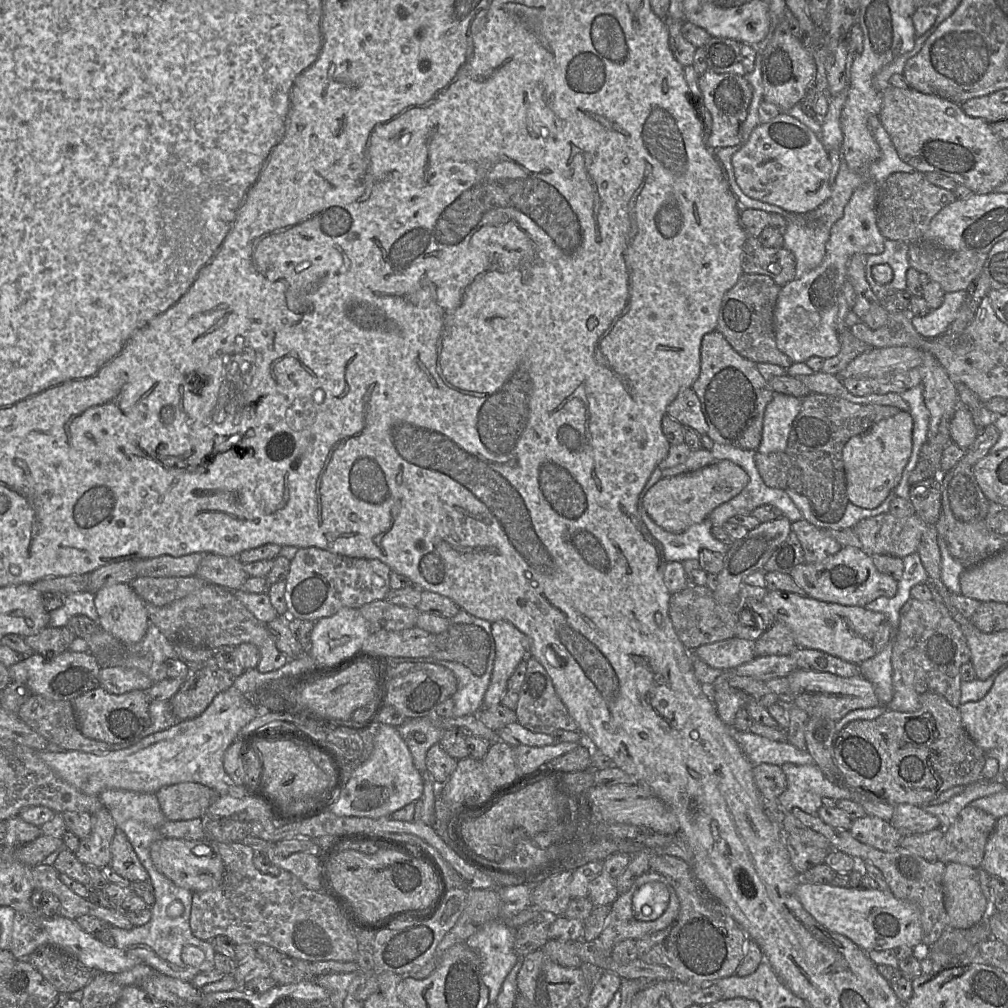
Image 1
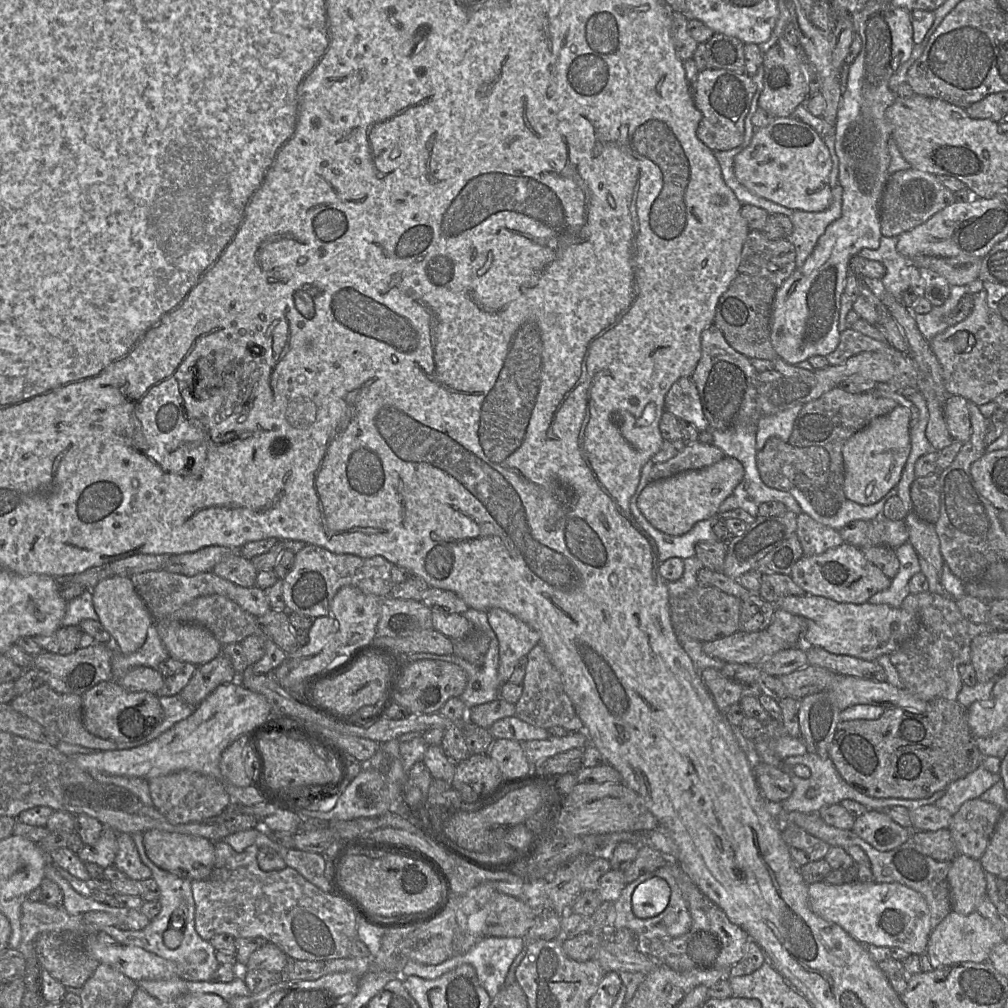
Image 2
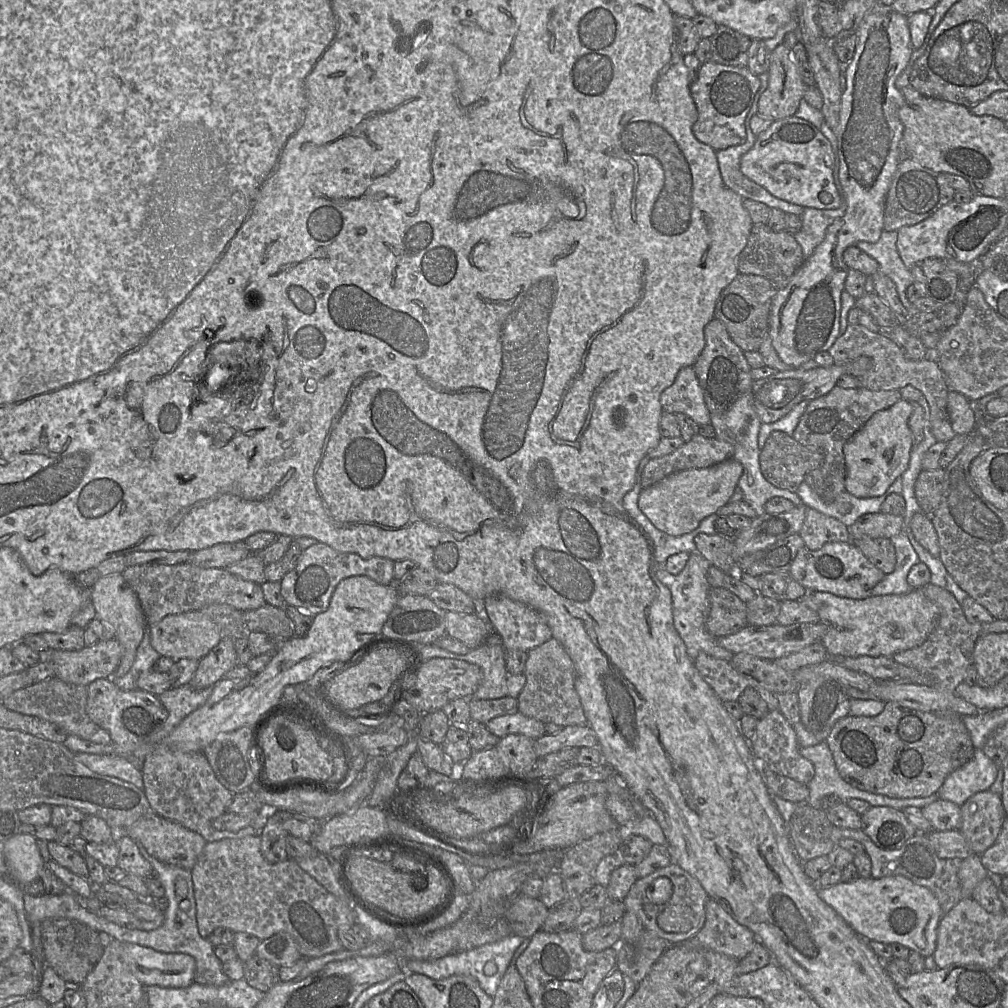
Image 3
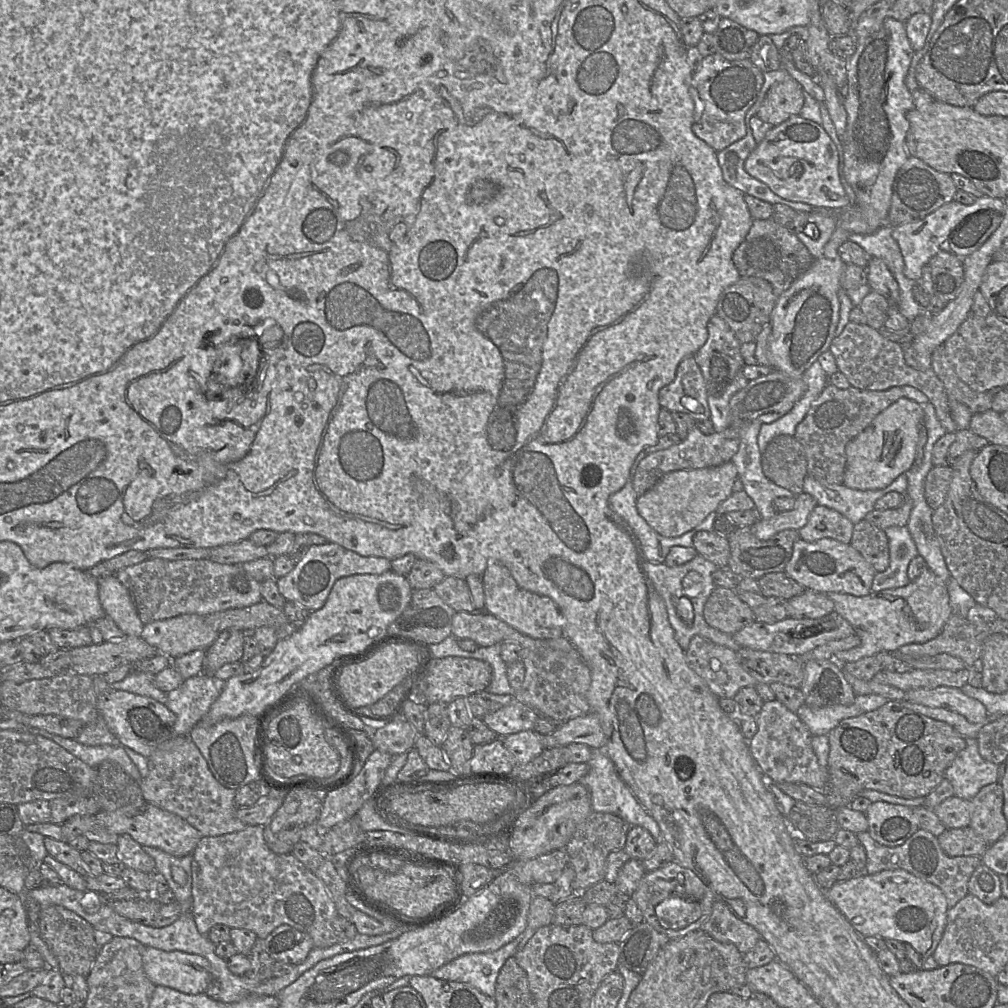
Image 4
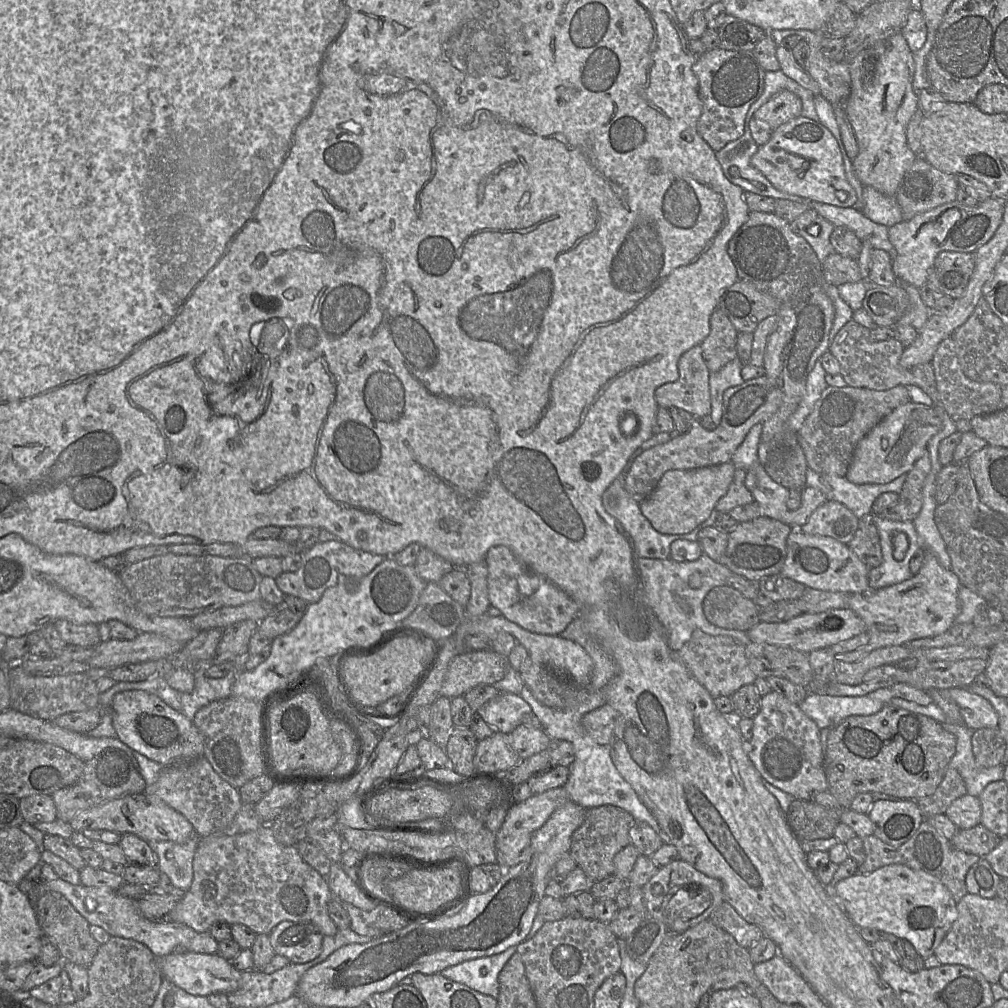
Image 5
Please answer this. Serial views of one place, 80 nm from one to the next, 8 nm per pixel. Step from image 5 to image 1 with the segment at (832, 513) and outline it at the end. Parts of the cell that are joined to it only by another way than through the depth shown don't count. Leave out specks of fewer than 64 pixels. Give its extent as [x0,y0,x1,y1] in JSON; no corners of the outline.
[791,519,842,563]

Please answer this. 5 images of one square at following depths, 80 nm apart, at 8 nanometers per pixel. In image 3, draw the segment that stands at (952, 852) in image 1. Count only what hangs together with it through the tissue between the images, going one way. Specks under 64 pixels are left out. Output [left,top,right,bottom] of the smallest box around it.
[958,790,1006,855]

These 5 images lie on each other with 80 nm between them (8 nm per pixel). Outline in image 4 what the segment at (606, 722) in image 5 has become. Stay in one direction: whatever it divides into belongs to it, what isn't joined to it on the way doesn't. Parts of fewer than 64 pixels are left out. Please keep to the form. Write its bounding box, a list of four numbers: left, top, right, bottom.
[543,713,607,749]

